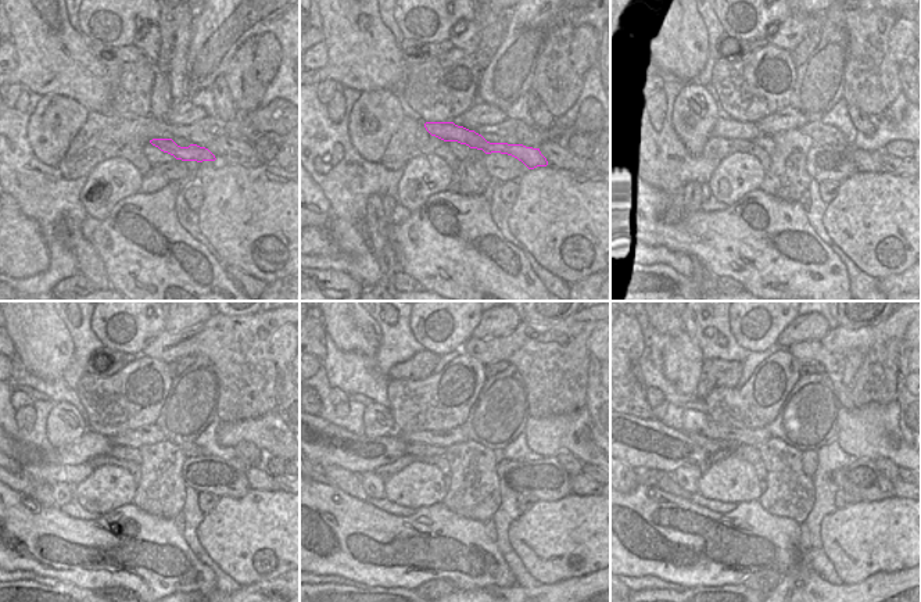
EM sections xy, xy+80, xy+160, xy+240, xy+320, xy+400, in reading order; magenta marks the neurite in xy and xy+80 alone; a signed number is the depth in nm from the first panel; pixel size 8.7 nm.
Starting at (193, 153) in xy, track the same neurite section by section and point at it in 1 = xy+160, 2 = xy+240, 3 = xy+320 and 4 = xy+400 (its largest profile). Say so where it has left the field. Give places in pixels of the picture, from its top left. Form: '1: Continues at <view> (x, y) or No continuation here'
1: Continues at xy+160 (728, 128)
2: Continues at xy+240 (90, 444)
3: Continues at xy+320 (328, 444)
4: Continues at xy+400 (644, 444).

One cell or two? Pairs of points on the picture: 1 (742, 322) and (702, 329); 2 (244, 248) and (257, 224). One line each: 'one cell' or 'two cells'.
1: two cells
2: one cell

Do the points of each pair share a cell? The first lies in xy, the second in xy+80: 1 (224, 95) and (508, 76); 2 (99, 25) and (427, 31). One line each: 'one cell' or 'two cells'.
1: two cells
2: one cell

